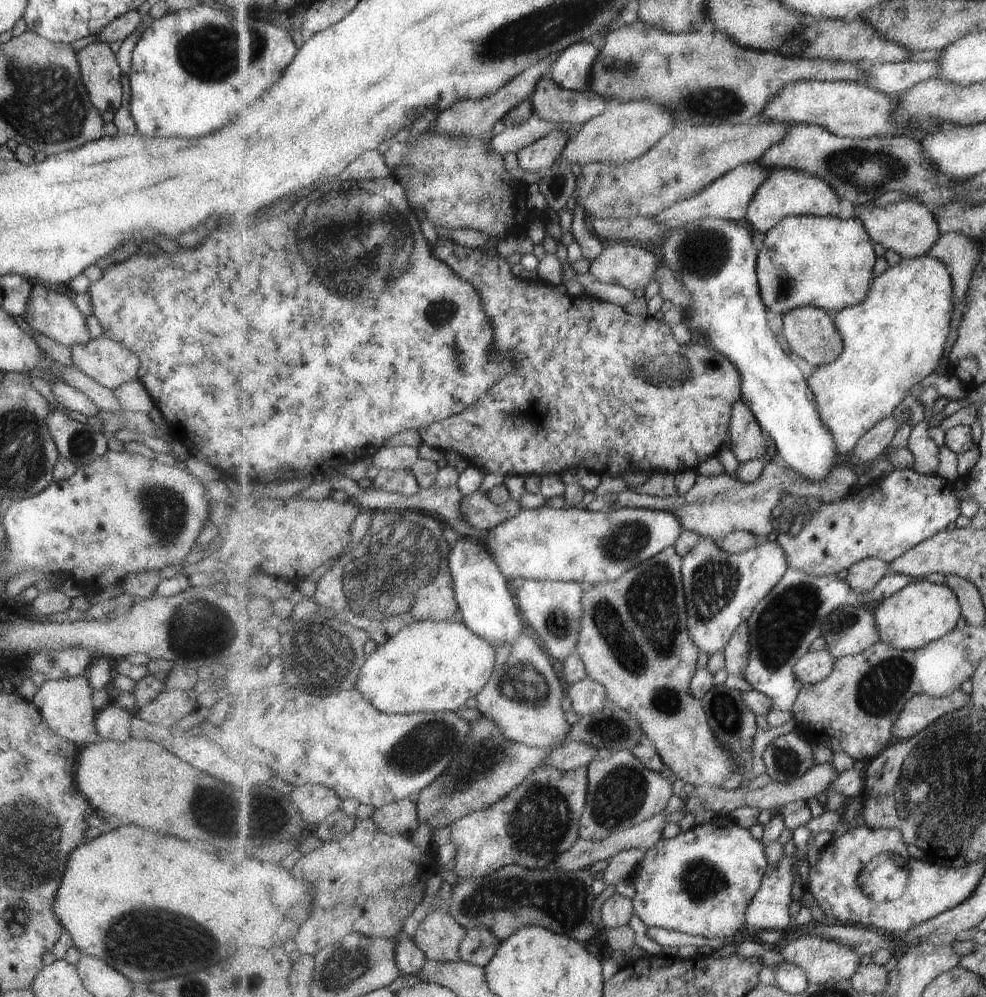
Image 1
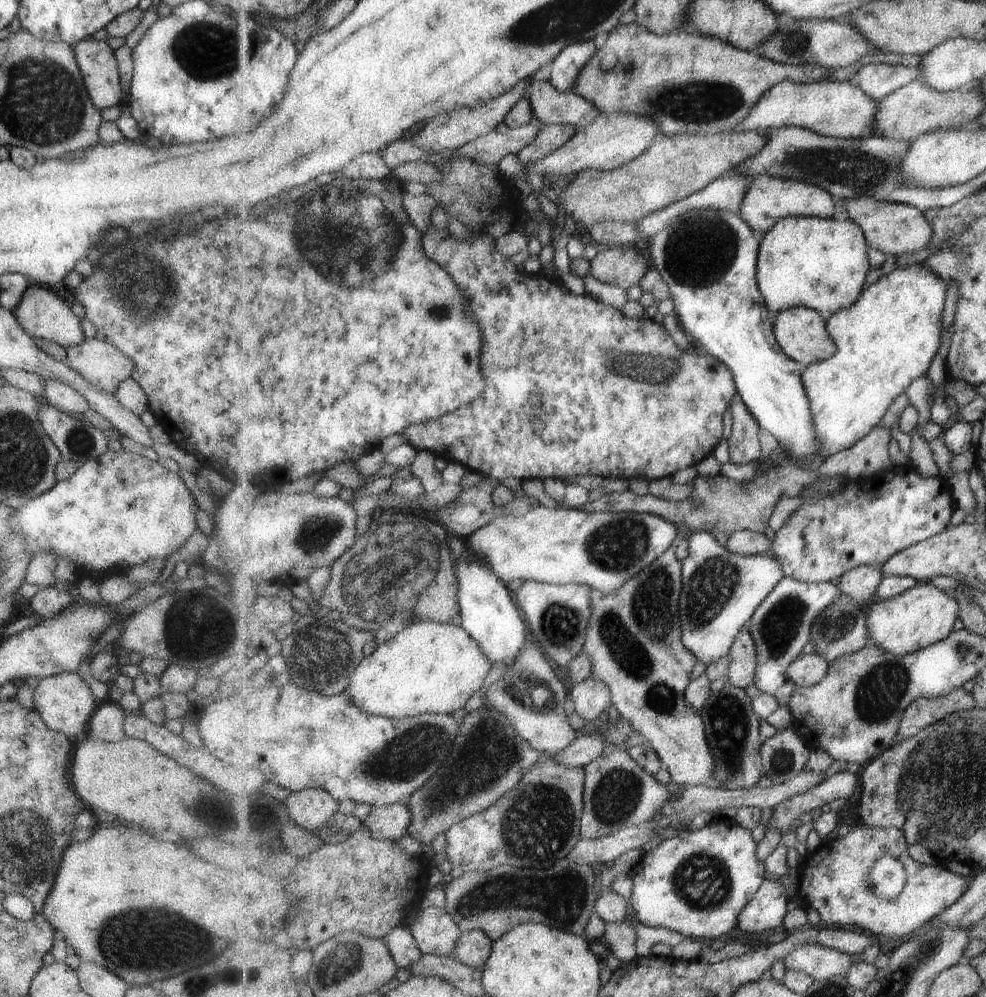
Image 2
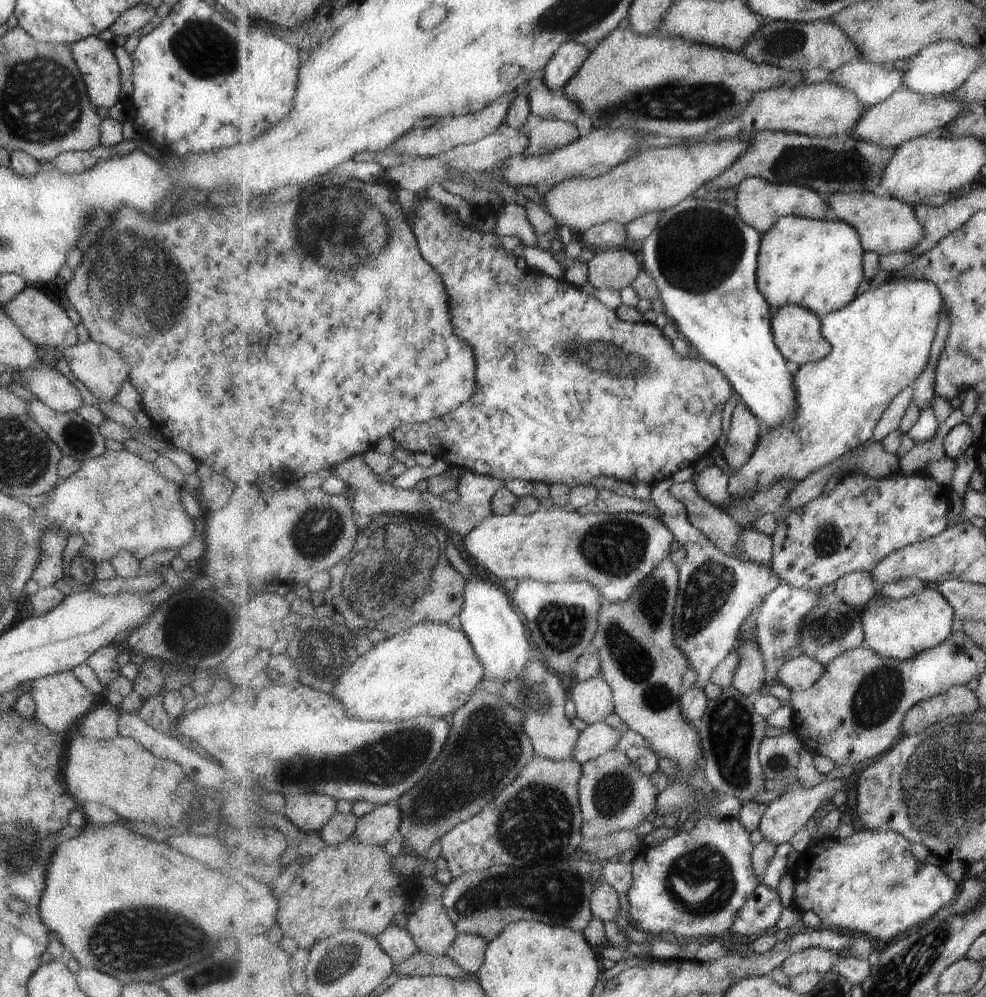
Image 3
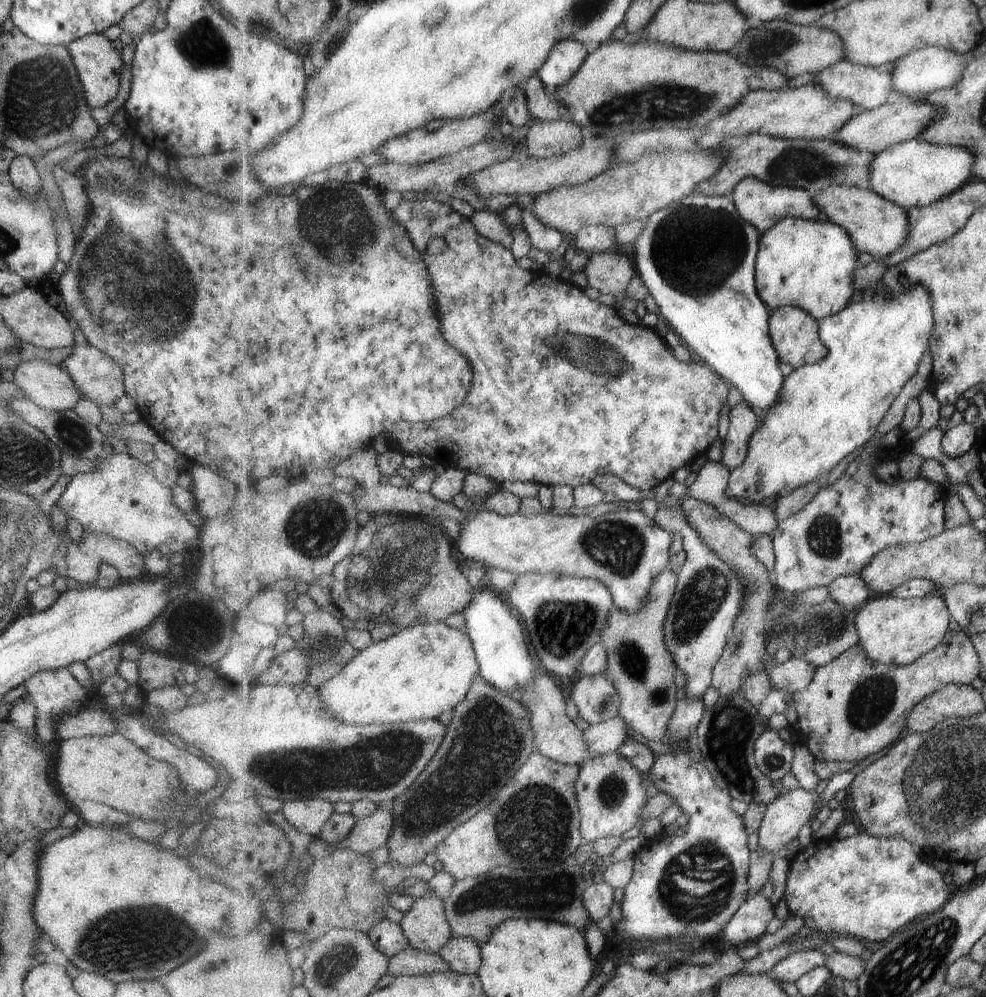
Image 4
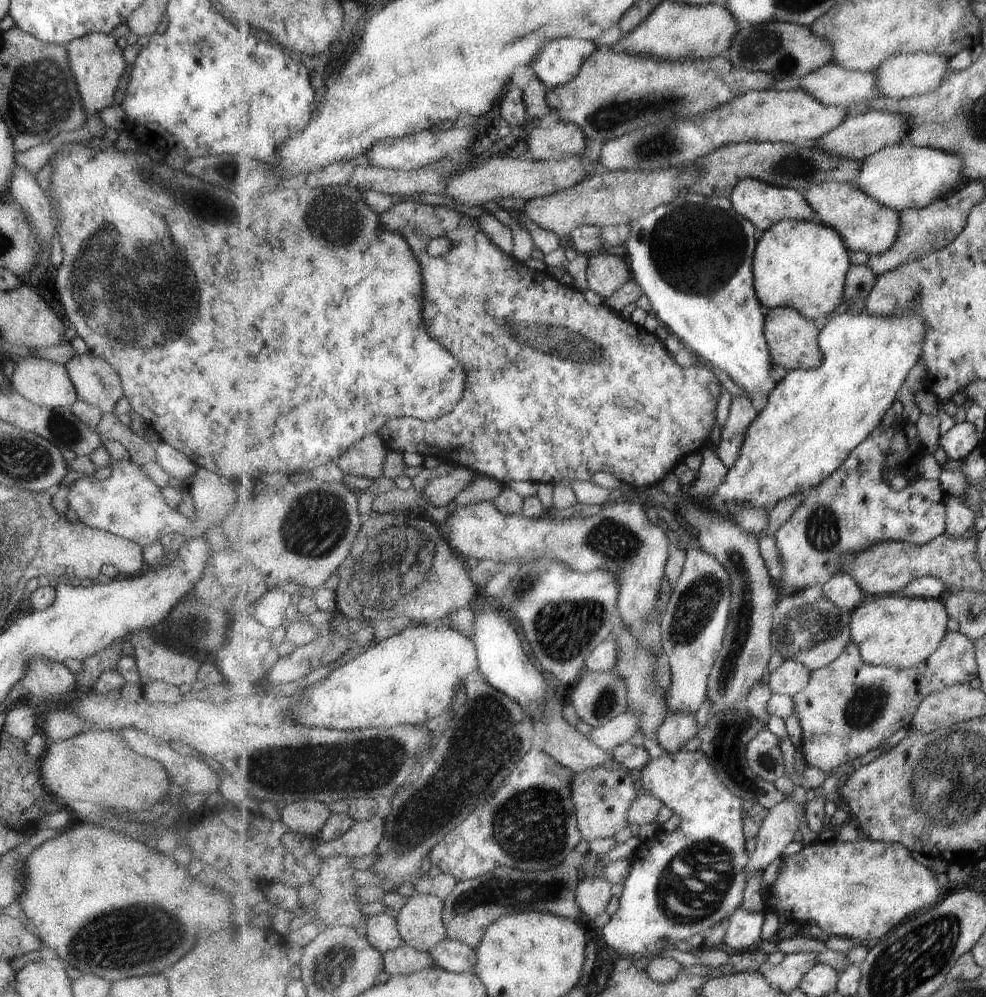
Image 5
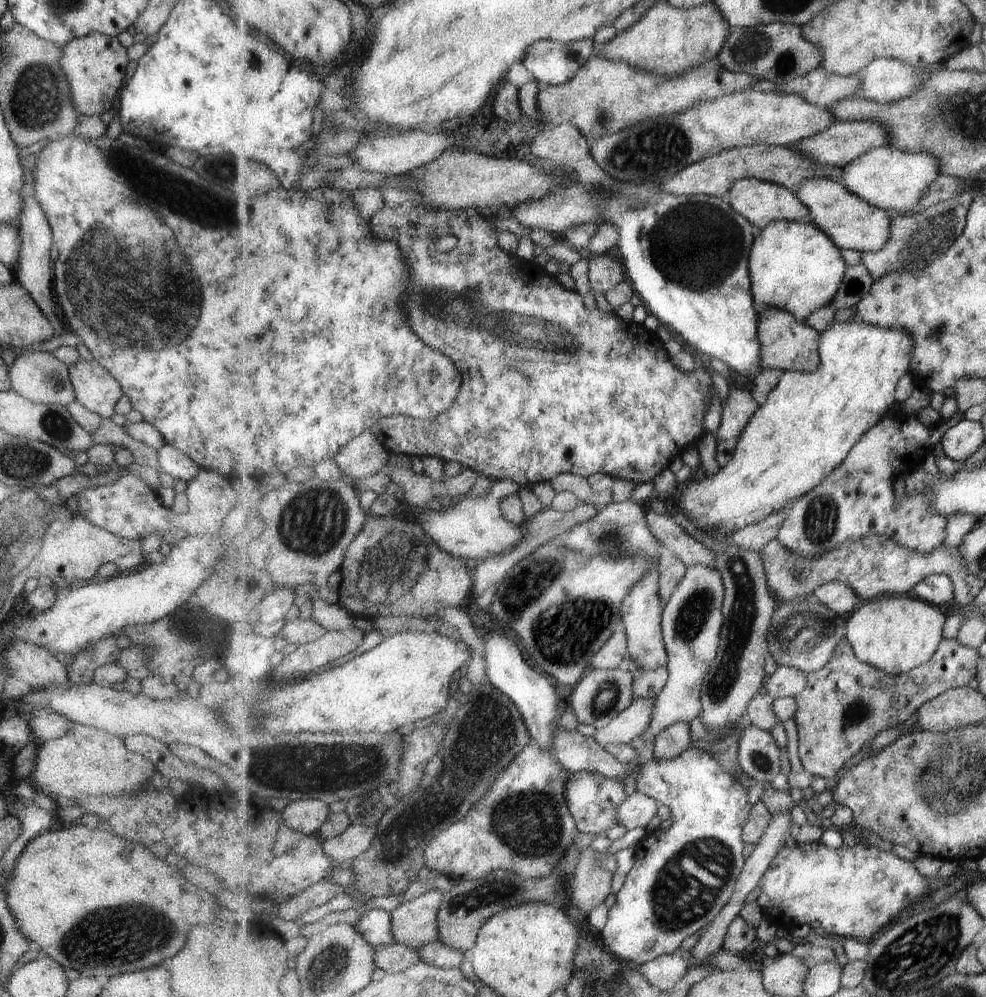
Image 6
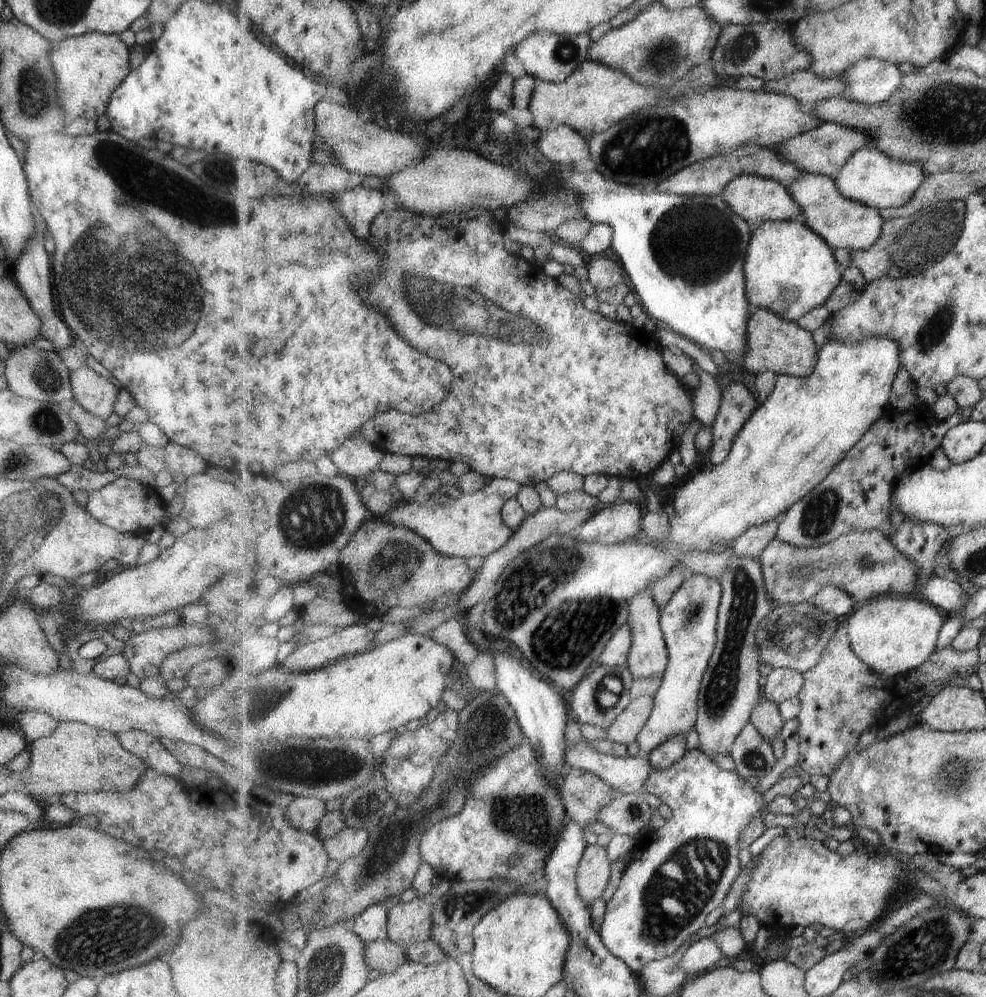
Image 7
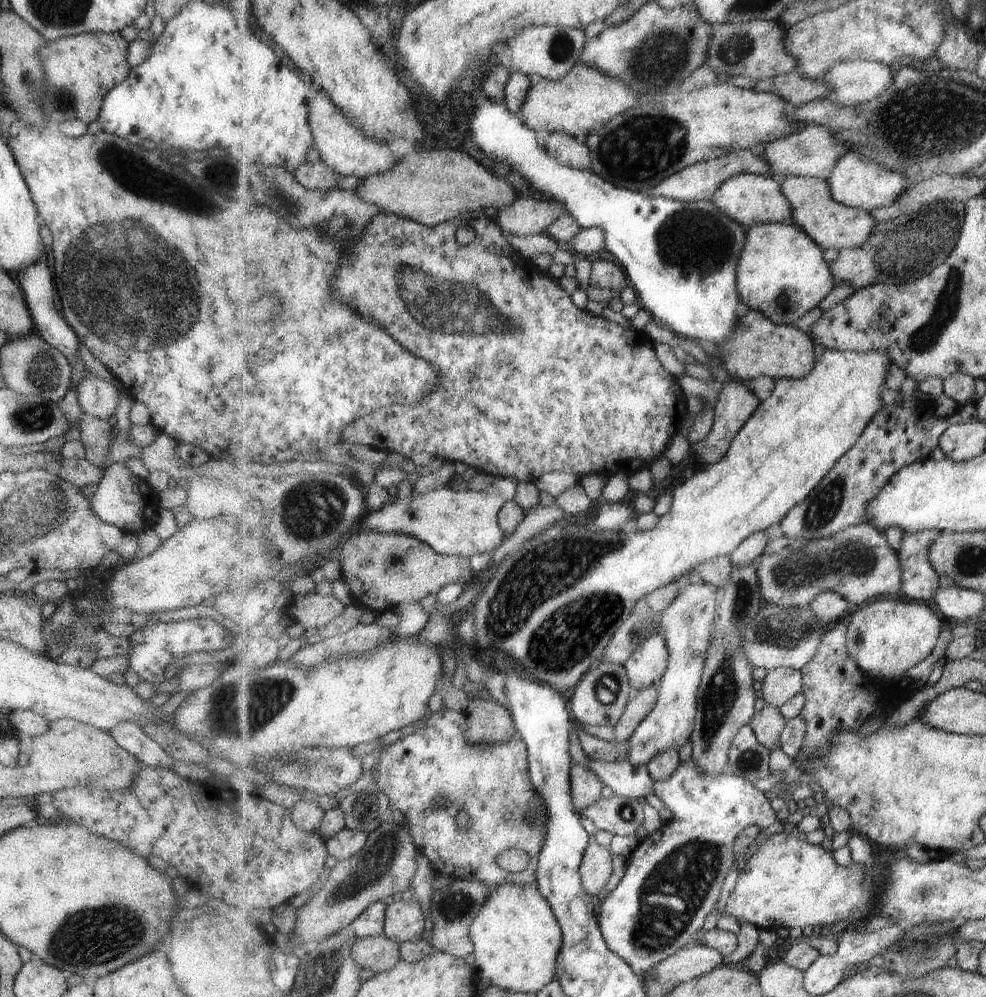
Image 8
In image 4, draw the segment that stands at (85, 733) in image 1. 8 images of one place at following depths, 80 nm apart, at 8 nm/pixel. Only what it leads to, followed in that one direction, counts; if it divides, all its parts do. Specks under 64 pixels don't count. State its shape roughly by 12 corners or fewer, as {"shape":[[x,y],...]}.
{"shape":[[66,667],[22,682],[35,707],[36,740],[56,743],[56,724],[92,691]]}

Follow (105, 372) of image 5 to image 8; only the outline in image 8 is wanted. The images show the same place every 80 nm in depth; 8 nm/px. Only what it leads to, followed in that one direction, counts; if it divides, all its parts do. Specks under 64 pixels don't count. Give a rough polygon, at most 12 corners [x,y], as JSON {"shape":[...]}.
{"shape":[[87,372],[75,389],[80,410],[106,420],[118,391]]}

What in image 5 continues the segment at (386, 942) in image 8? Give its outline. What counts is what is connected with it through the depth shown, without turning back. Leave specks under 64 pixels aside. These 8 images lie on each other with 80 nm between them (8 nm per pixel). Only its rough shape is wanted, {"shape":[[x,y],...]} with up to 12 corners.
{"shape":[[412,945],[383,953],[384,972],[408,975],[435,967],[429,953]]}

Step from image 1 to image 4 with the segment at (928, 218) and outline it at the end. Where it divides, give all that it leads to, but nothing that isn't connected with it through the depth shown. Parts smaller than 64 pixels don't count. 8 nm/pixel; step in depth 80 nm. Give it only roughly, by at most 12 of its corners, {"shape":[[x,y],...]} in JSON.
{"shape":[[872,188],[811,194],[859,252],[888,257],[908,239],[908,211]]}

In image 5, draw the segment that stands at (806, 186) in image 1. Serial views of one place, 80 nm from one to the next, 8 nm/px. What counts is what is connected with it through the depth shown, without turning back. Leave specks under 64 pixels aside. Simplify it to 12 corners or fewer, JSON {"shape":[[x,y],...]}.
{"shape":[[755,178],[729,200],[760,233],[785,219],[819,222],[804,193]]}

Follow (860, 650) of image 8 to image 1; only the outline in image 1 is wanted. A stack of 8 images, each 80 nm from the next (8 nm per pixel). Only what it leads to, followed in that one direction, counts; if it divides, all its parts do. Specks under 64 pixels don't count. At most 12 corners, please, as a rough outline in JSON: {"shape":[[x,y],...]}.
{"shape":[[915,580],[875,609],[881,640],[920,650],[961,620],[947,585]]}

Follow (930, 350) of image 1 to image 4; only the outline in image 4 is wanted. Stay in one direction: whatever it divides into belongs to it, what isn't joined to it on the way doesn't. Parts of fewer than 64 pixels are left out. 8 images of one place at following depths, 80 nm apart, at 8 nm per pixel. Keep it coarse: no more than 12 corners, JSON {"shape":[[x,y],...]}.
{"shape":[[932,294],[820,322],[725,494],[765,504],[877,436],[917,374]]}

